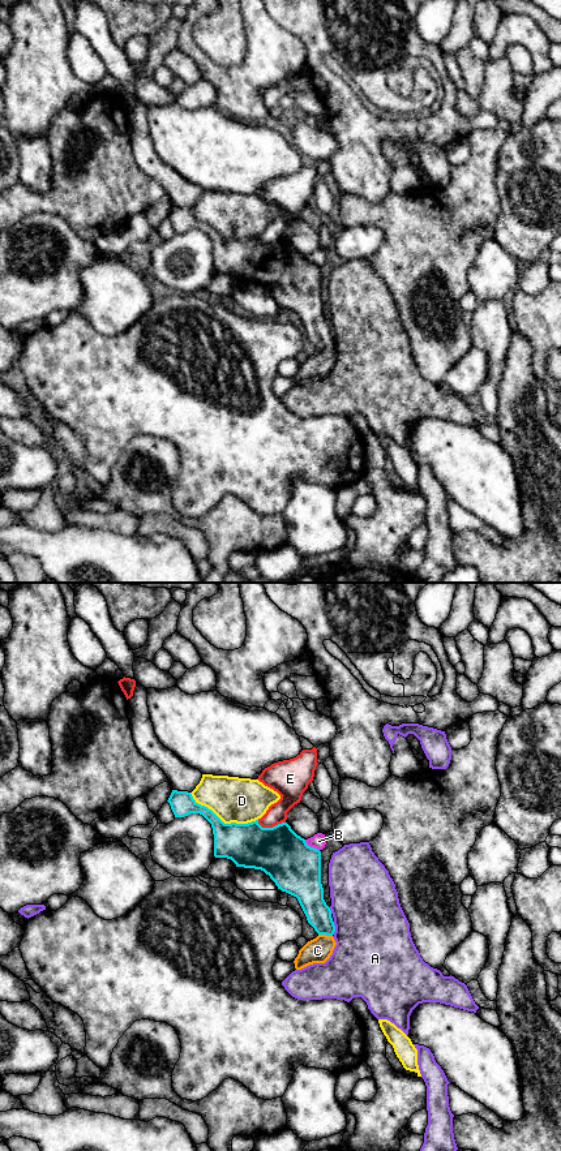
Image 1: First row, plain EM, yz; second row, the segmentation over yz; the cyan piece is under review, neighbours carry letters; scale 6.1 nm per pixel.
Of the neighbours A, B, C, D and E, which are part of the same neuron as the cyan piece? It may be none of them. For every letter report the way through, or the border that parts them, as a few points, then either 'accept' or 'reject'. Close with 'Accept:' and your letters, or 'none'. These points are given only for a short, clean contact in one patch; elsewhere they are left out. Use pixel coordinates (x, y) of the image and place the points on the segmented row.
A: reject
B: along yz (304, 840), (318, 850) | reject
C: across yz (311, 896), (325, 933), (325, 943), (317, 950) | accept
D: reject
E: along yz (257, 820), (262, 827), (274, 827), (285, 821) | reject
Accept: C

